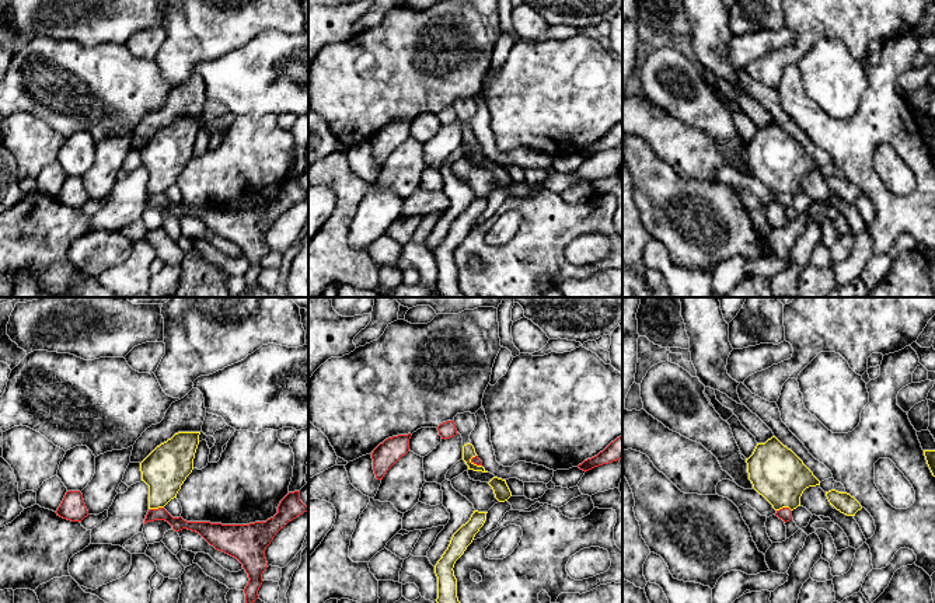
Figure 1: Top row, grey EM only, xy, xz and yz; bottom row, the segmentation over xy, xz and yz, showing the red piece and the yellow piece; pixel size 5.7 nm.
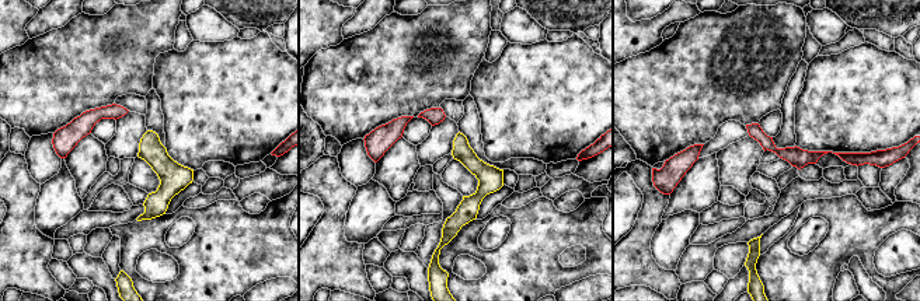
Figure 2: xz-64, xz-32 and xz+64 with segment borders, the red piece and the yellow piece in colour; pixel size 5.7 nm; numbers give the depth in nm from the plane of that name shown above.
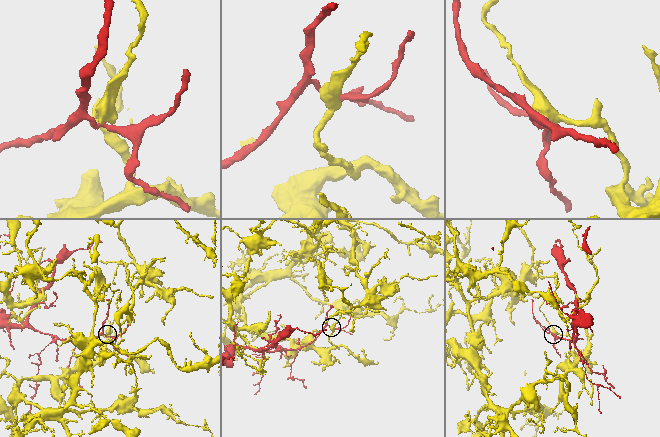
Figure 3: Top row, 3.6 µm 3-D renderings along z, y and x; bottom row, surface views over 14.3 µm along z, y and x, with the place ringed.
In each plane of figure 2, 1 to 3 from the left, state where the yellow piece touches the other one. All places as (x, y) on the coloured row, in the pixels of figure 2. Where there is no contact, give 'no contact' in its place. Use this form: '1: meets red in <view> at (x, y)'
1: no contact
2: no contact
3: no contact

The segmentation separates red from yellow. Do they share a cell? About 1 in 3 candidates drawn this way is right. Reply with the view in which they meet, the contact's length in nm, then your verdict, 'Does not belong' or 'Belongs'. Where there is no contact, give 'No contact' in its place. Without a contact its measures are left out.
Touches red in yz. Shared border 90 nm. Does not belong

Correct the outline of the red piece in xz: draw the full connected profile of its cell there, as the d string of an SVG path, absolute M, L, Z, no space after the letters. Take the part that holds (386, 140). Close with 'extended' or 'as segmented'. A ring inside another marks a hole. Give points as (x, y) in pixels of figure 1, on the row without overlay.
M408 119L388 123L373 136L373 156L377 165L383 165L387 157L409 137L411 122Z | as segmented

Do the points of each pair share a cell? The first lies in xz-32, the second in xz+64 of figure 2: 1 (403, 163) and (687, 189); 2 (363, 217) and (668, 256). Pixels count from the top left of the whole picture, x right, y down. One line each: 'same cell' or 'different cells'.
1: same cell
2: same cell

